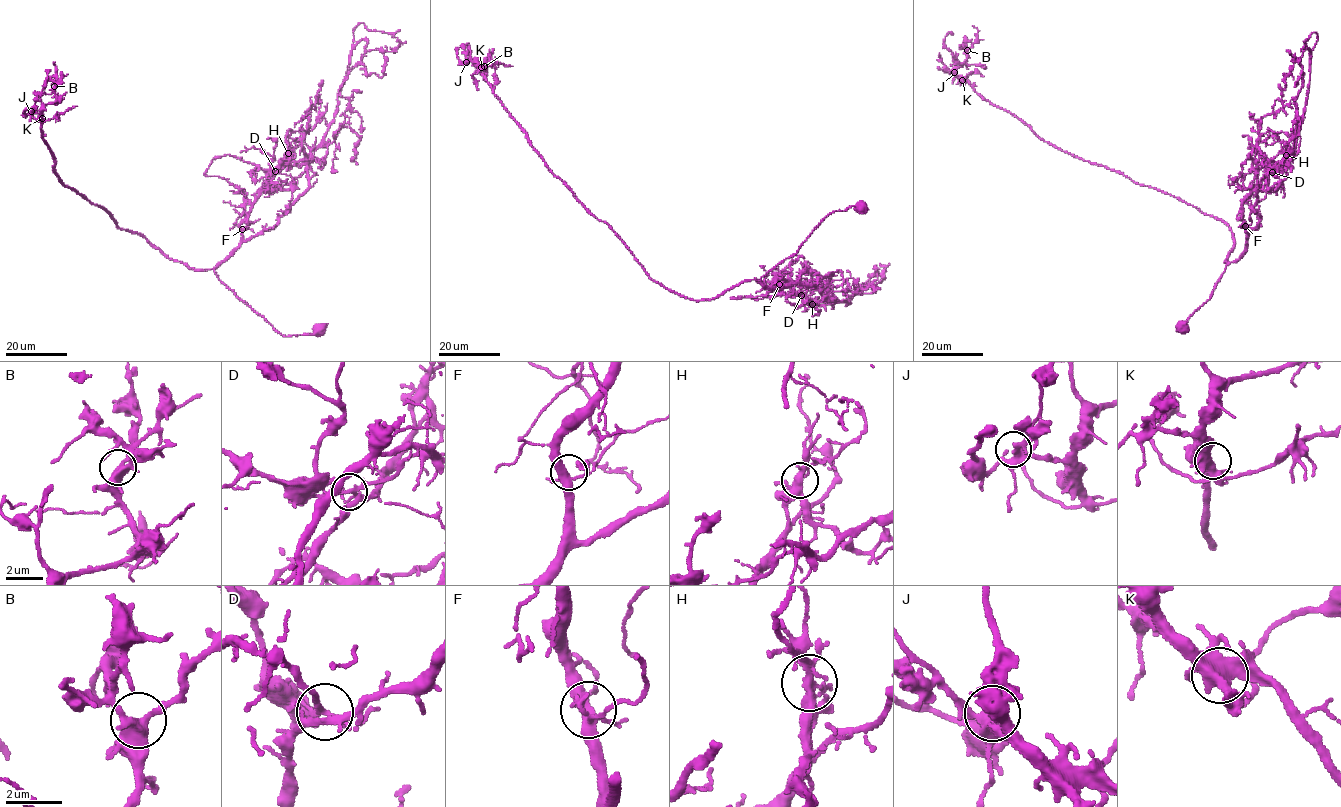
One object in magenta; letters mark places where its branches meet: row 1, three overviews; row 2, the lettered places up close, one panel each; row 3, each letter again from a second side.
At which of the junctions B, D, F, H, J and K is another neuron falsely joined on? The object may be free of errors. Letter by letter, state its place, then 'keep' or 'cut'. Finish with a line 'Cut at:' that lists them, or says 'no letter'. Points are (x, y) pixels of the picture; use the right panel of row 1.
B: place (967, 50); keep
D: place (1272, 172); keep
F: place (1245, 226); keep
H: place (1286, 155); cut
J: place (954, 72); keep
K: place (962, 80); keep
Cut at: H

